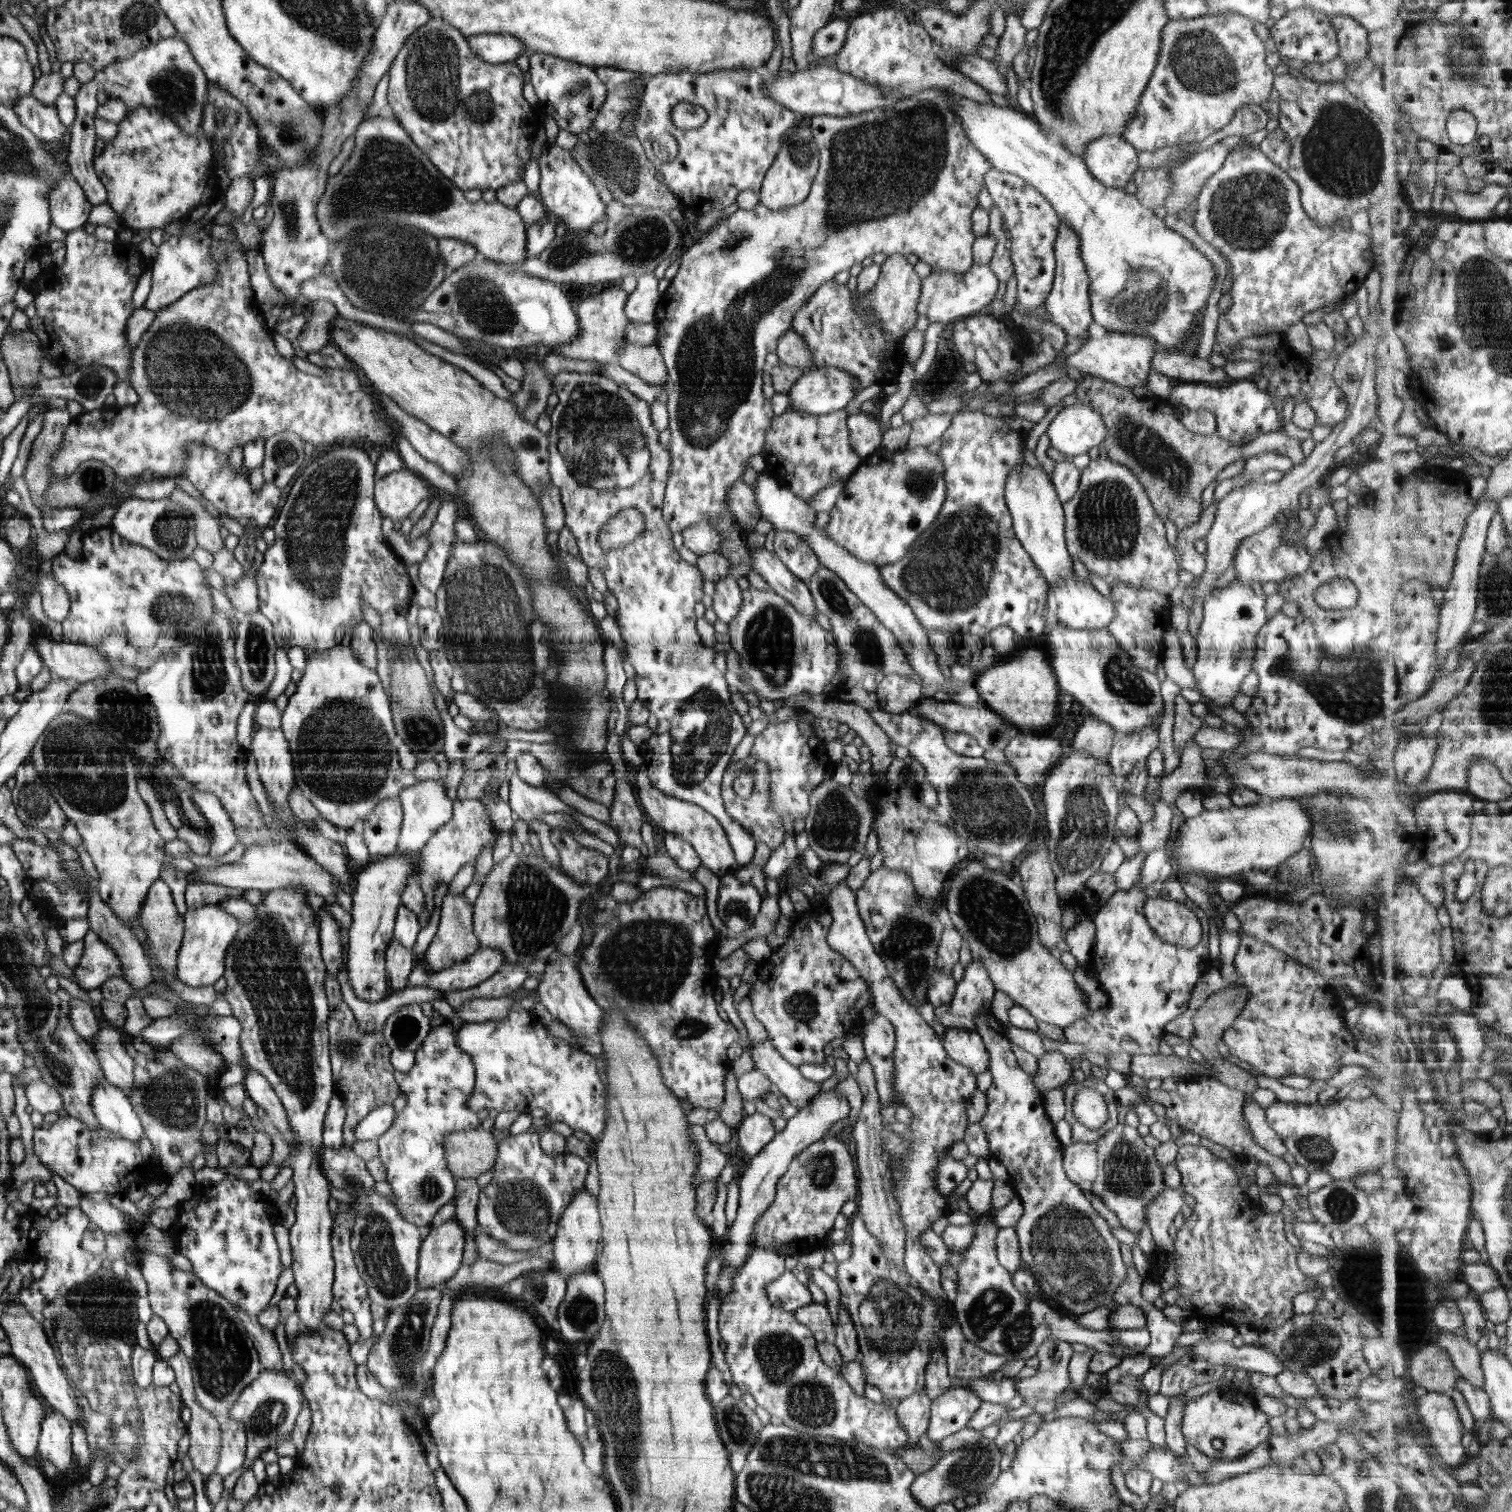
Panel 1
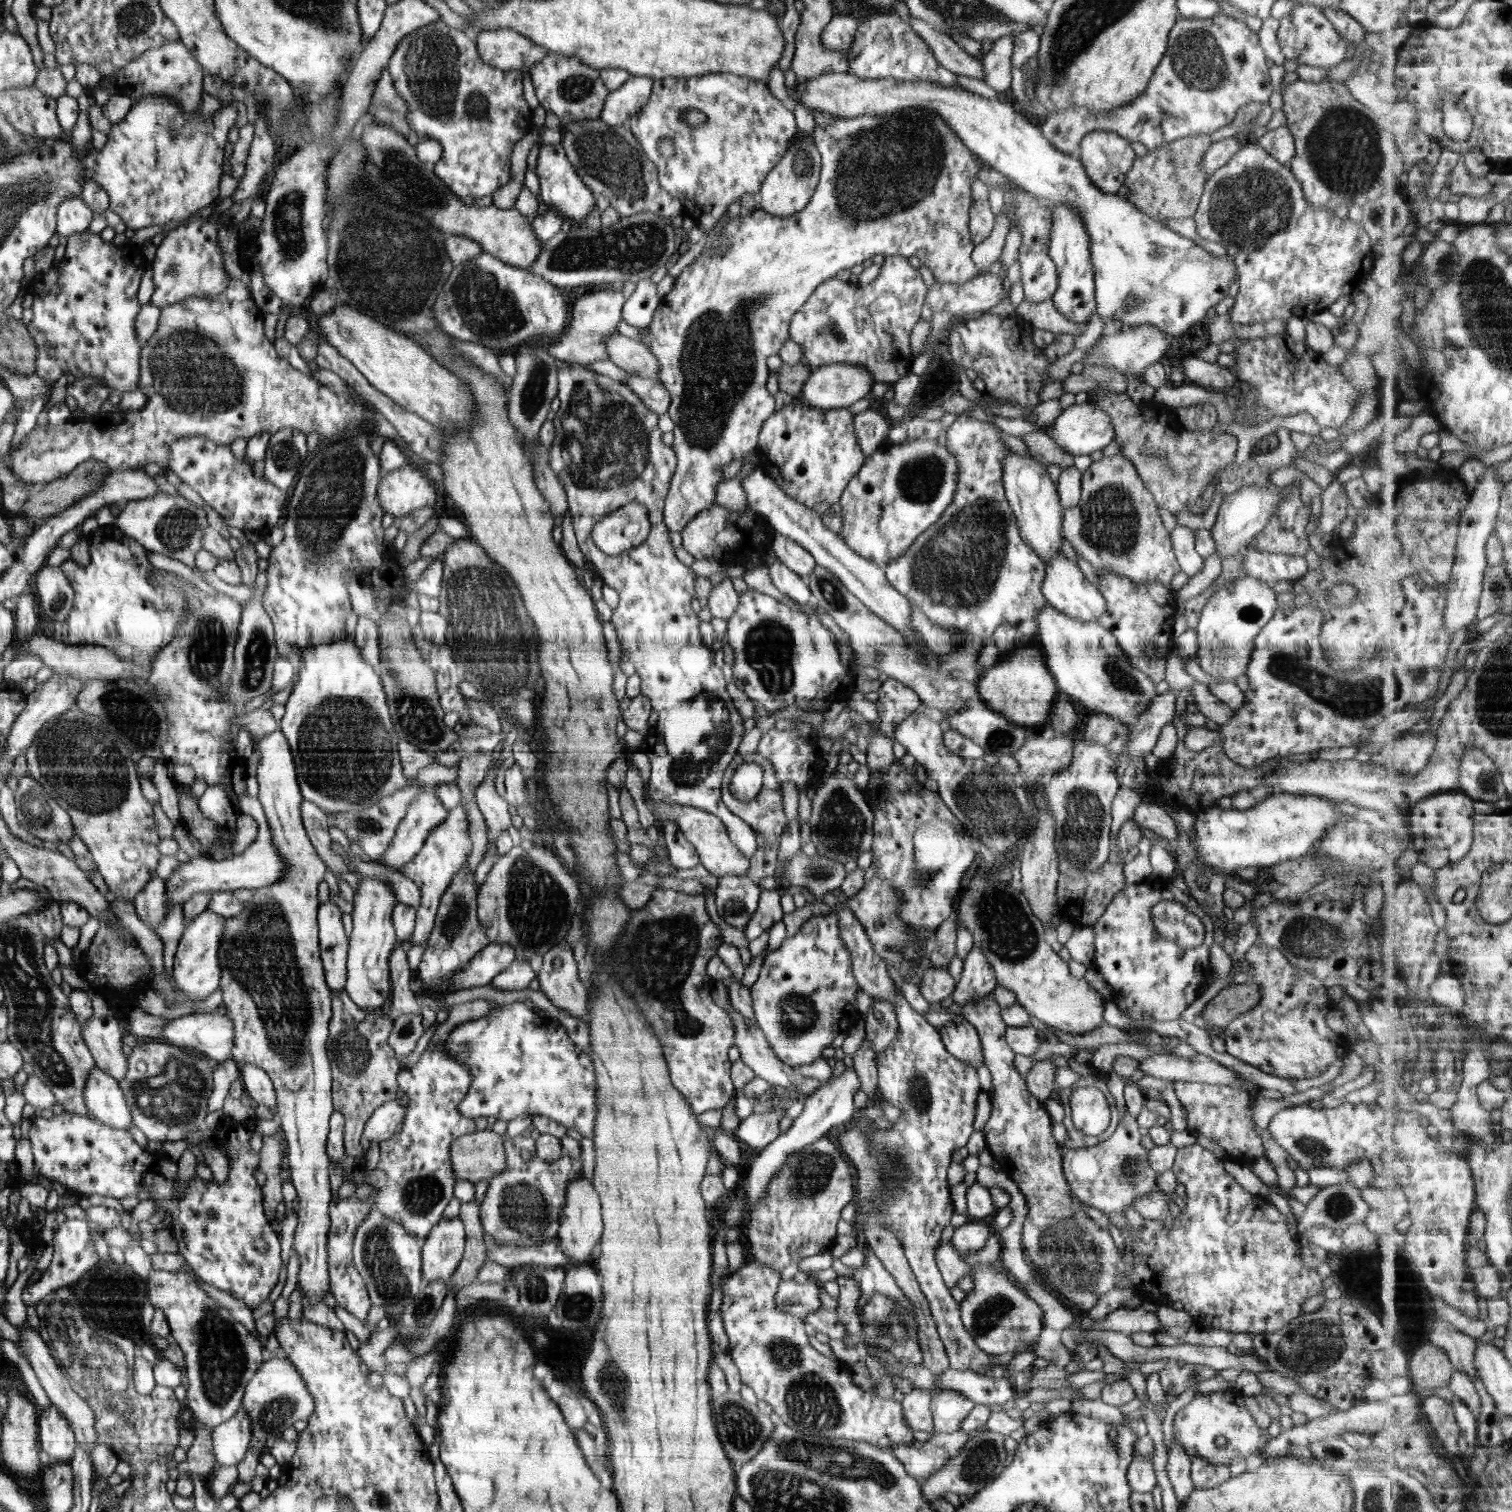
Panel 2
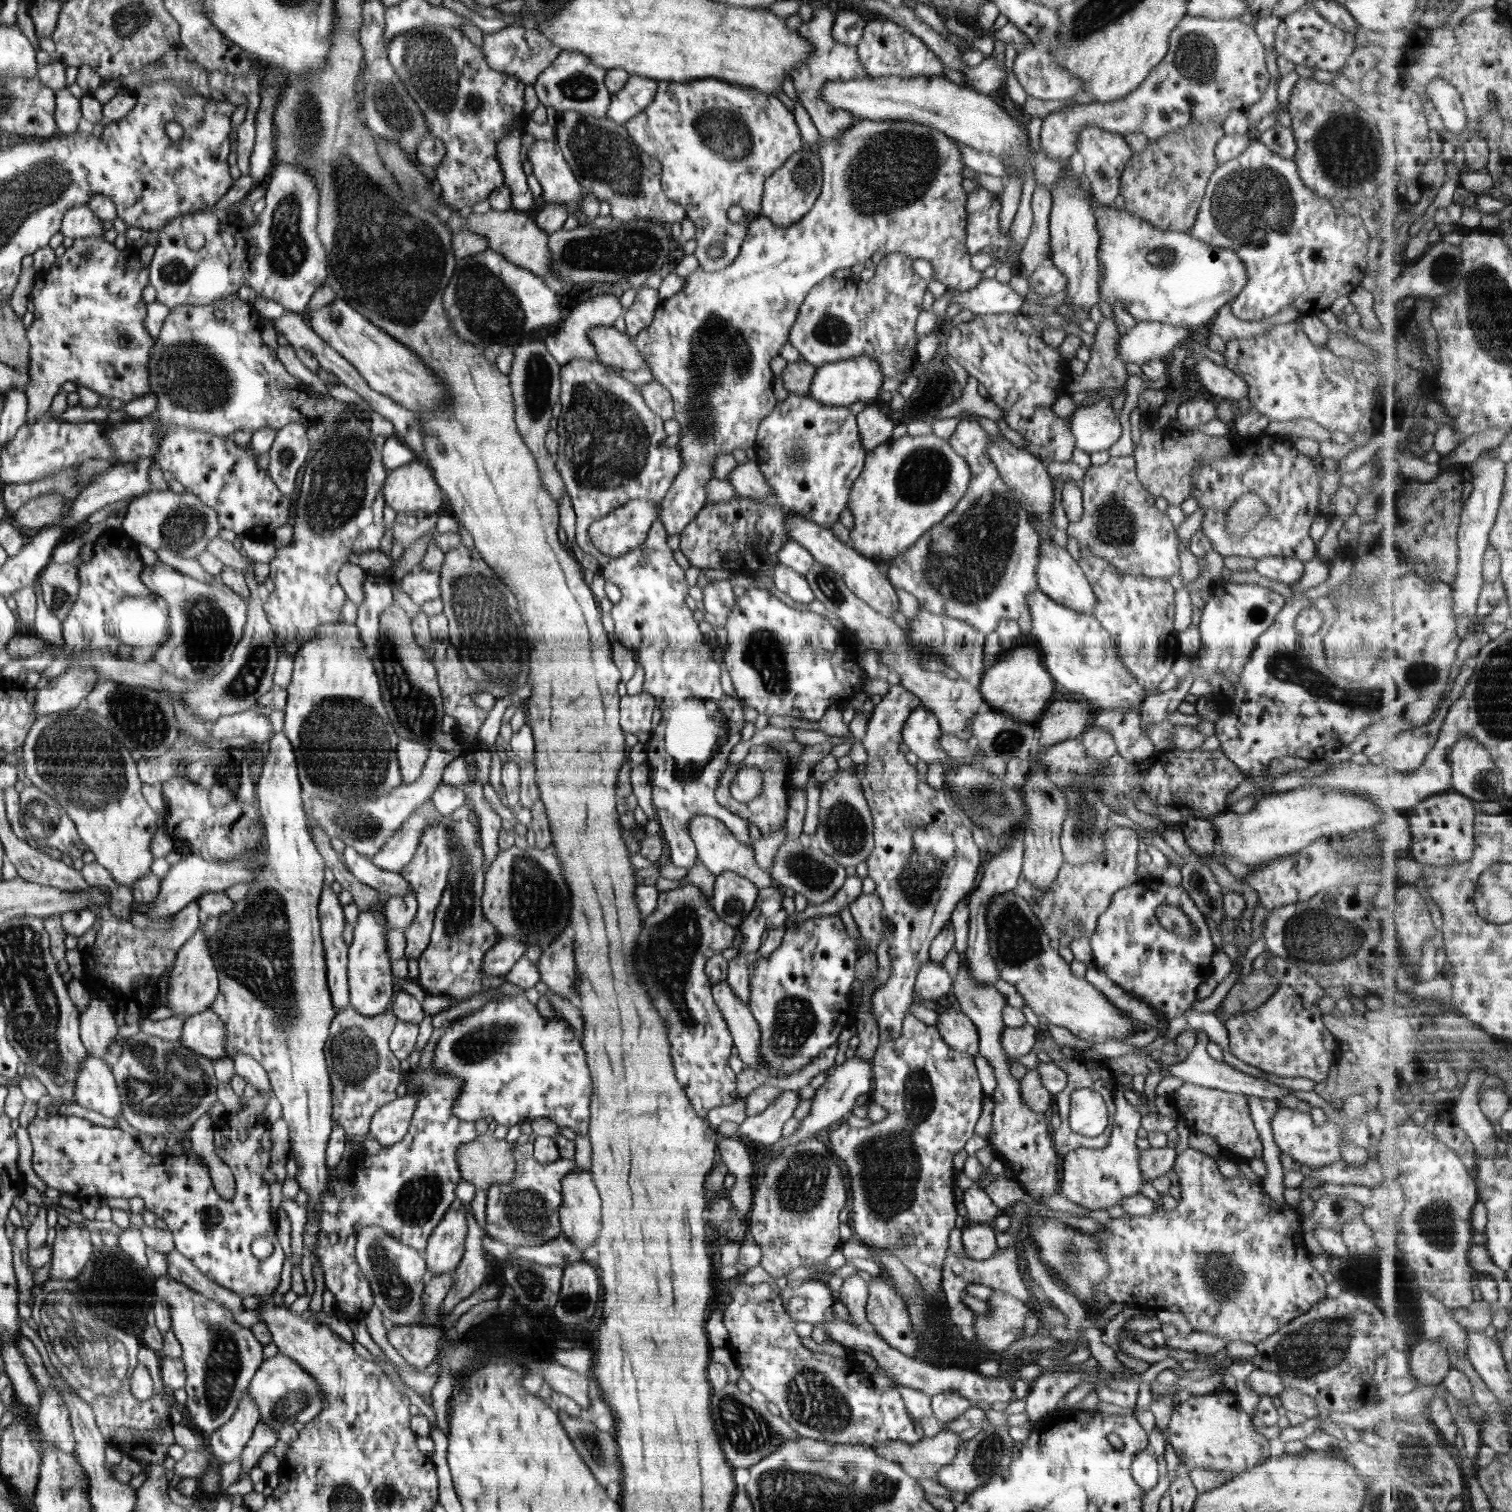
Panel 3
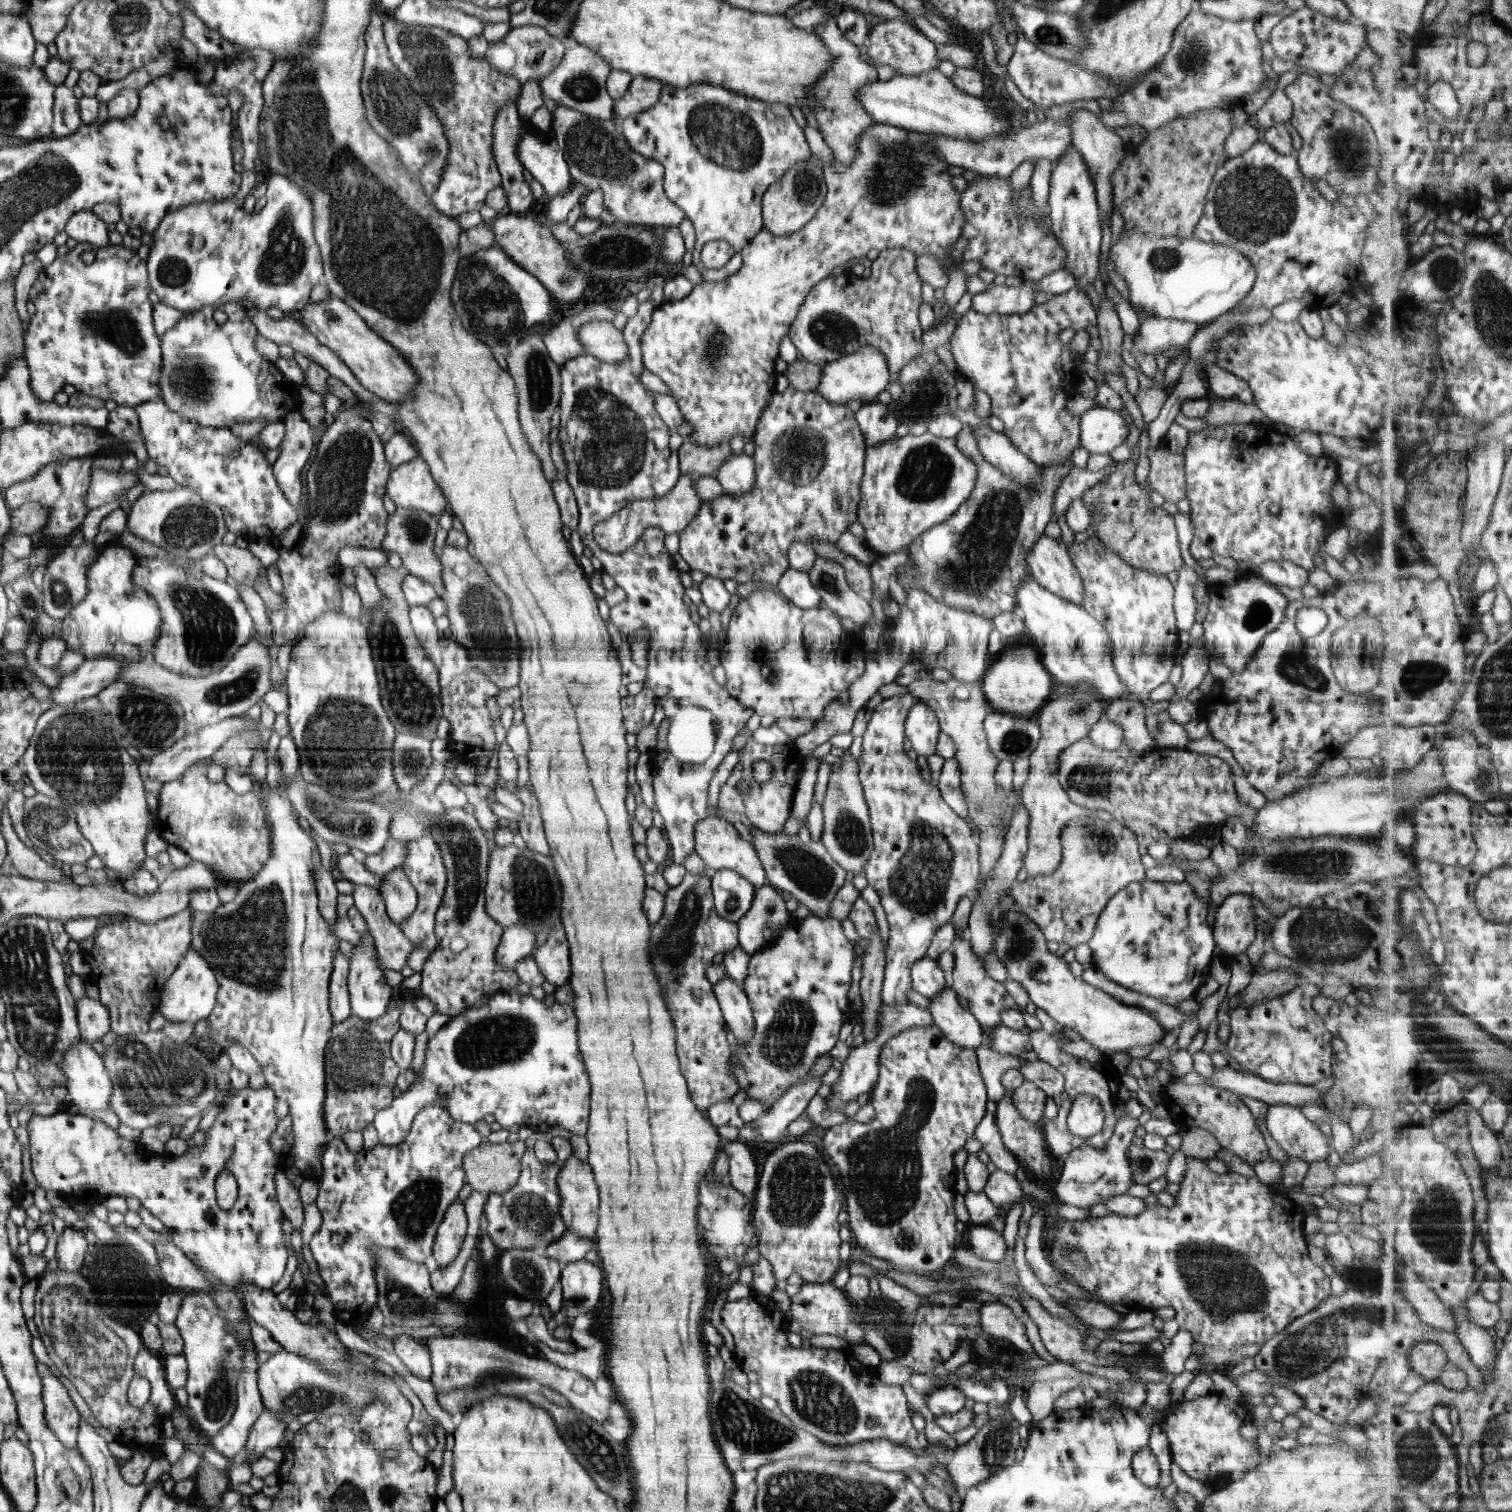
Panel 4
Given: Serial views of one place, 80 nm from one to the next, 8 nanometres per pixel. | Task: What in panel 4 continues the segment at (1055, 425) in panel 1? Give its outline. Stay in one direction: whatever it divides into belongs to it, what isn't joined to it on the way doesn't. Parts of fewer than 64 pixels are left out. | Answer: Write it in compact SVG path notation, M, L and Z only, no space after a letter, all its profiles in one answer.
M1092 408L1080 415L1079 446L1090 454L1110 454L1126 440L1130 432L1128 422L1114 410Z

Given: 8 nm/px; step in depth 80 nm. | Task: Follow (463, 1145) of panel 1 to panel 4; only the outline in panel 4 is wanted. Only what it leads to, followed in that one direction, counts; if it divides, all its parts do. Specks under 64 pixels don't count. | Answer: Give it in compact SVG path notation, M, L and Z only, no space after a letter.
M483 1140L464 1158L467 1182L486 1196L508 1191L521 1176L525 1149L521 1140L499 1144Z

